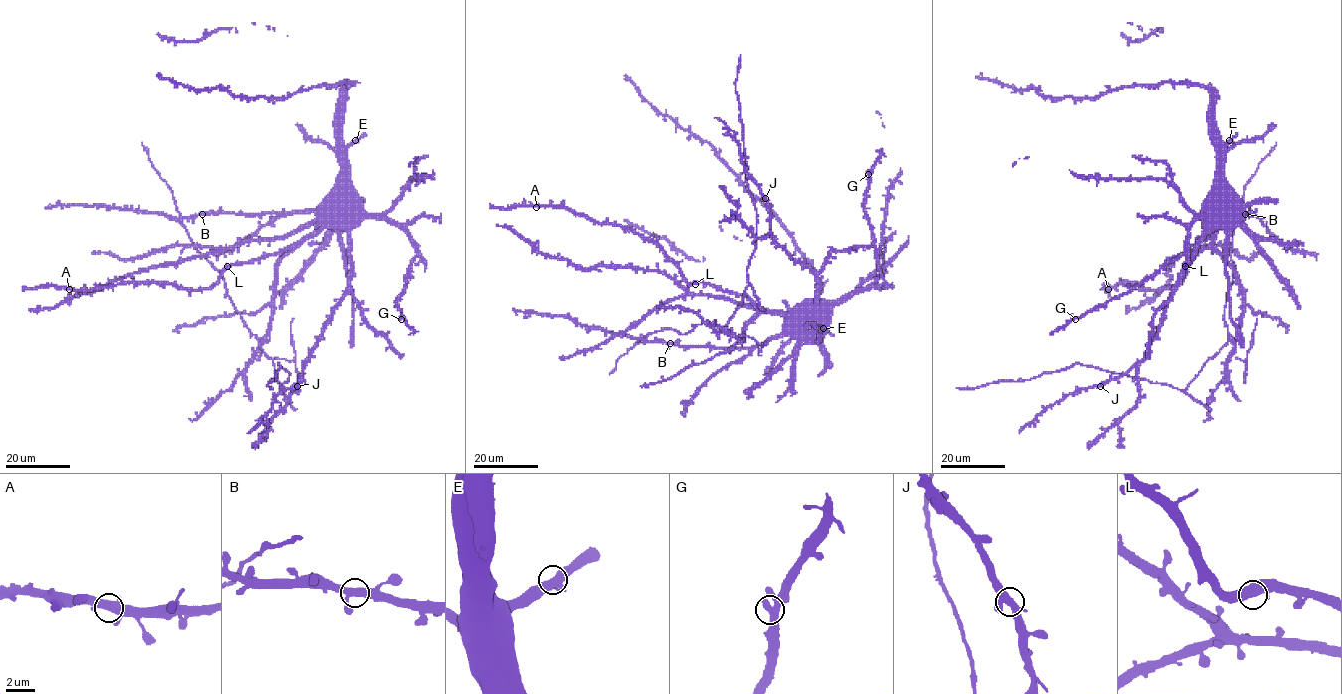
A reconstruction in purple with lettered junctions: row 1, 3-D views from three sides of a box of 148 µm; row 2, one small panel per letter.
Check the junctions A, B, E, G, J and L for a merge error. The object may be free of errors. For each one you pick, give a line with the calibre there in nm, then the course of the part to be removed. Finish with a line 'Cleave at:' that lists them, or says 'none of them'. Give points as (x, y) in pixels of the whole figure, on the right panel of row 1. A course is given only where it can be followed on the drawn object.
Cleave at: none of them

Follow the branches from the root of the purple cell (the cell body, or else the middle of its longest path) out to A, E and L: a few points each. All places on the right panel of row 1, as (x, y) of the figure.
A: (1217, 193), (1213, 240), (1184, 265), (1179, 282), (1155, 290), (1131, 283), (1108, 289)
E: (1217, 193), (1217, 157), (1229, 140)
L: (1217, 193), (1217, 189), (1213, 198), (1213, 222), (1216, 226), (1213, 240), (1185, 266)

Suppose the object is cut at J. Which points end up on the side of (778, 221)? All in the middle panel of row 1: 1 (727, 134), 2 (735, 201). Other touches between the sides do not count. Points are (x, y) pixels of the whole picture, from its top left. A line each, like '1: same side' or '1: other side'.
1: other side
2: same side

